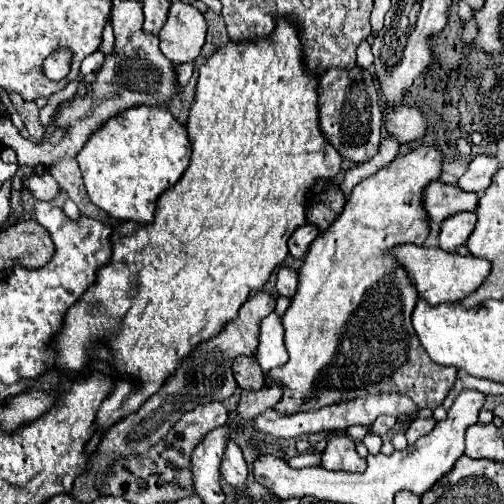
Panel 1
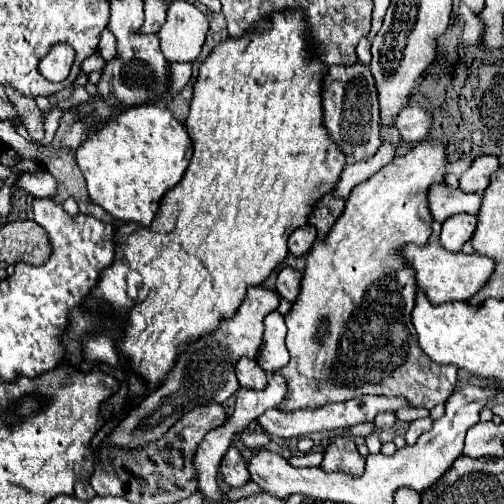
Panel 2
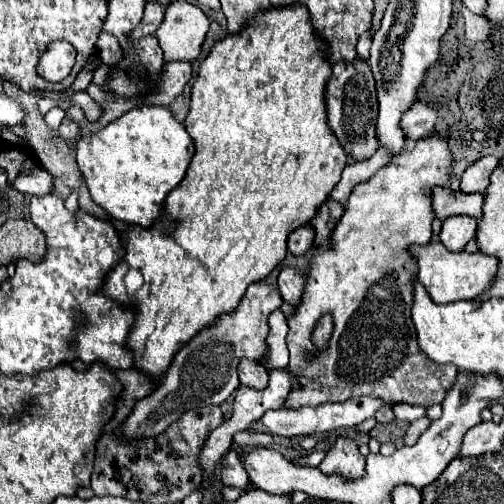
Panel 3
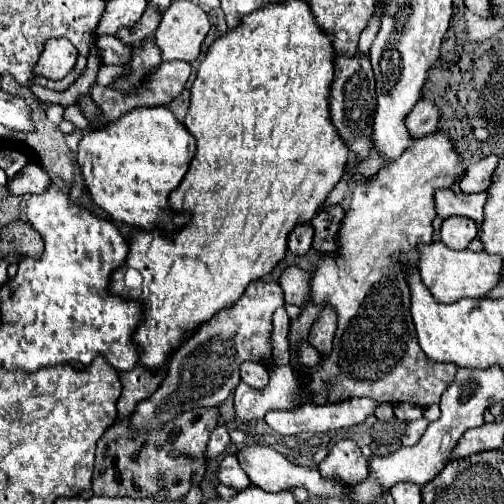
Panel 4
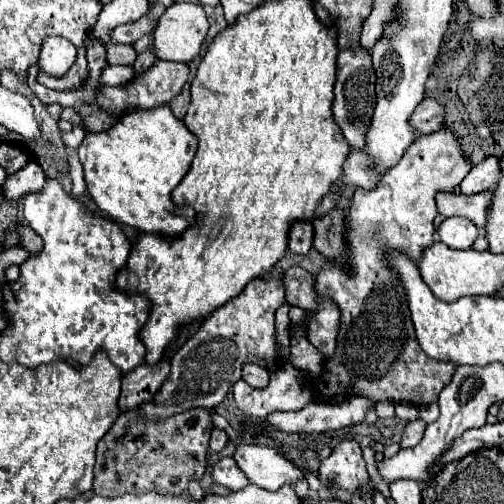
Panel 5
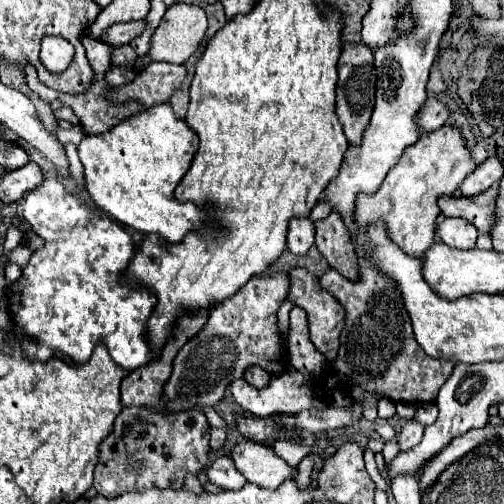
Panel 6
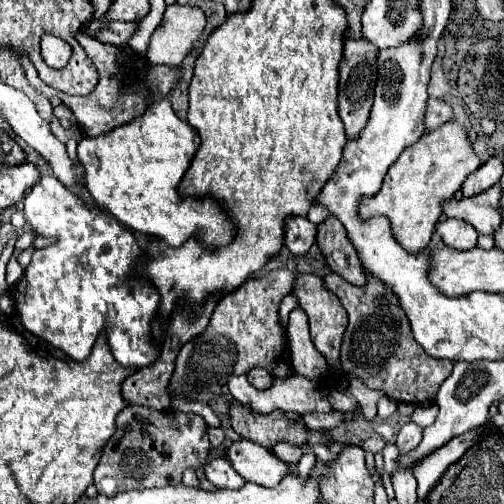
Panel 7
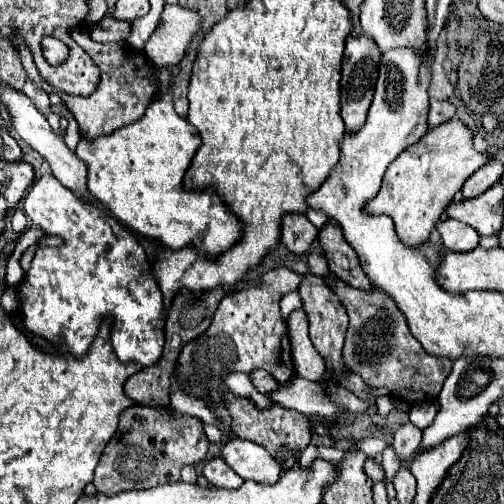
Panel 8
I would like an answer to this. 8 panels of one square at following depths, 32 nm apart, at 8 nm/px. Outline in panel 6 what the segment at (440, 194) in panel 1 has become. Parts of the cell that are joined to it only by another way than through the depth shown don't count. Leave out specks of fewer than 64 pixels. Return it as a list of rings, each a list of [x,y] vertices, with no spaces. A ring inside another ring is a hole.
[[[488,188],[482,194],[476,196],[440,196],[438,206],[440,206],[440,214],[444,216],[458,216],[458,218],[466,218],[468,222],[472,222],[478,232],[488,234],[488,224],[492,224],[492,200],[496,198],[496,188]]]

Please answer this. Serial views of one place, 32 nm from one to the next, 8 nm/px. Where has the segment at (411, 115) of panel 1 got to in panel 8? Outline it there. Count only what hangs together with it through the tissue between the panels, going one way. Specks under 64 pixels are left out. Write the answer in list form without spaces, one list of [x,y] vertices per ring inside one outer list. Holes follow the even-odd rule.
[[[430,100],[430,110],[428,110],[428,128],[436,128],[444,122],[448,122],[454,116],[454,106],[448,100]]]

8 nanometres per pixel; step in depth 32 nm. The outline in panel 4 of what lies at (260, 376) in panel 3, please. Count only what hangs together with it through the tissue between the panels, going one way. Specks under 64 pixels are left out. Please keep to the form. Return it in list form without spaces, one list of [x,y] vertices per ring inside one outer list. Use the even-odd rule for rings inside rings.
[[[242,362],[240,378],[242,378],[244,384],[260,390],[268,384],[268,368],[258,364],[258,362]]]

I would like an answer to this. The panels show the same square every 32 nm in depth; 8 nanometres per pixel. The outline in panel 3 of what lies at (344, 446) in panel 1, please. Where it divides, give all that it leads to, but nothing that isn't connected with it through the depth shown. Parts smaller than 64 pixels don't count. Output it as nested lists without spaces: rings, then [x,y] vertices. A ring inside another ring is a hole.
[[[338,438],[326,452],[320,470],[324,474],[342,474],[348,478],[364,476],[366,458],[358,452],[358,446],[350,438]]]

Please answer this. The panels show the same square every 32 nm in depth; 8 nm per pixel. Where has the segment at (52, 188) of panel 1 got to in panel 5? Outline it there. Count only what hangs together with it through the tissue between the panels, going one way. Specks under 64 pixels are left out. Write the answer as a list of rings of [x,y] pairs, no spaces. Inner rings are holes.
[[[28,162],[22,170],[18,170],[16,174],[6,178],[2,192],[6,198],[22,198],[30,192],[40,192],[40,188],[44,188],[44,184],[46,184],[46,174],[40,168],[40,164]]]

